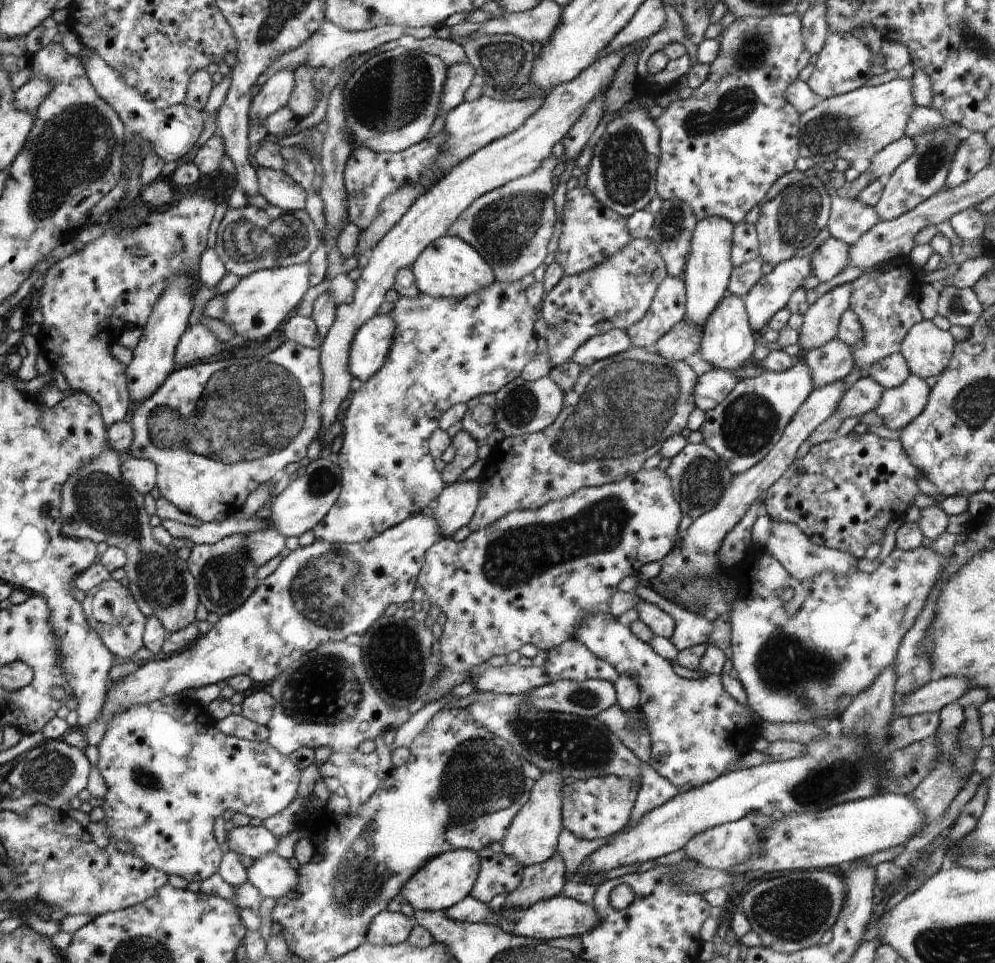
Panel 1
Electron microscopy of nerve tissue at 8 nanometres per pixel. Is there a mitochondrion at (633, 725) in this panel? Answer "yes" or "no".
yes

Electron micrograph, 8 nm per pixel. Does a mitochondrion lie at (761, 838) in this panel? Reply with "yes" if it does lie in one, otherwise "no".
no

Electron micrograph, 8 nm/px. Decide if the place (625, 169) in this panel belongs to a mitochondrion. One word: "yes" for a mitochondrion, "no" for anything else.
yes

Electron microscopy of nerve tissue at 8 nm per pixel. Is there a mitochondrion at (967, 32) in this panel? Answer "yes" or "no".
yes

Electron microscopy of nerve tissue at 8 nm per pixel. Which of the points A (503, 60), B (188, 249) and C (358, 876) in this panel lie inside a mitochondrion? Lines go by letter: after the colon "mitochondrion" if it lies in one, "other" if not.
A: mitochondrion
B: other
C: mitochondrion

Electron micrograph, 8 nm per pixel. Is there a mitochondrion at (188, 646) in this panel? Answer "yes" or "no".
no

